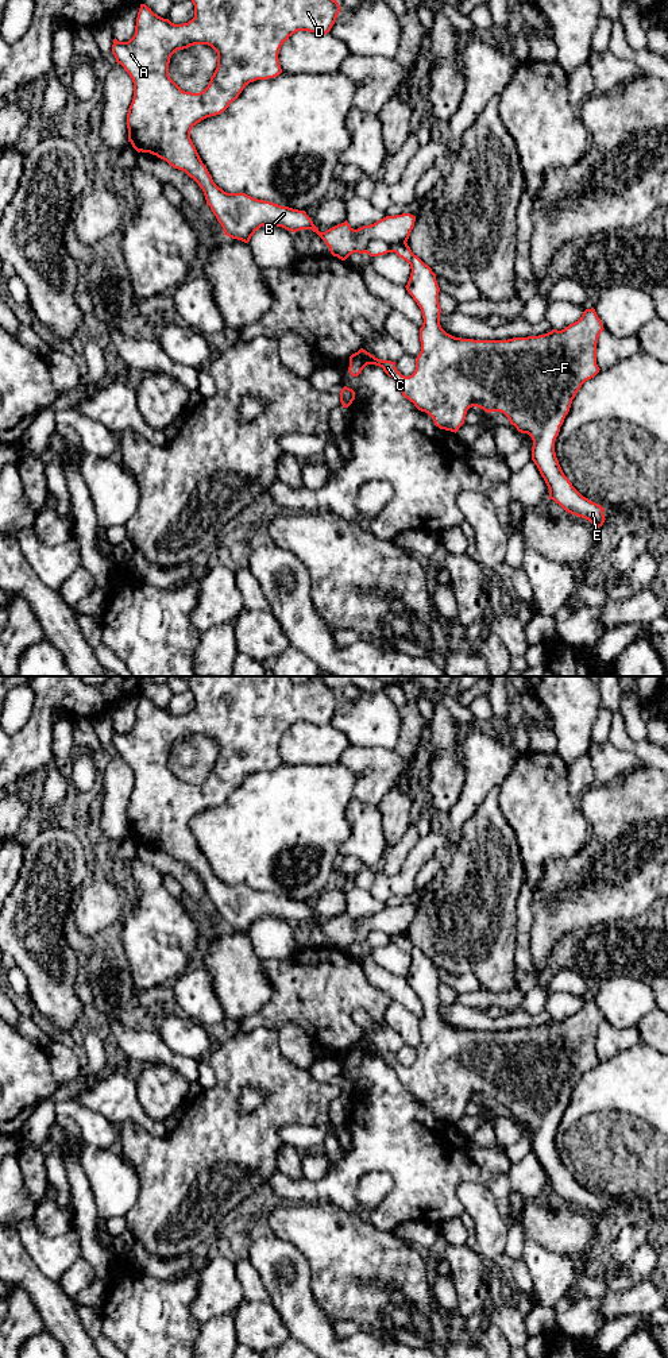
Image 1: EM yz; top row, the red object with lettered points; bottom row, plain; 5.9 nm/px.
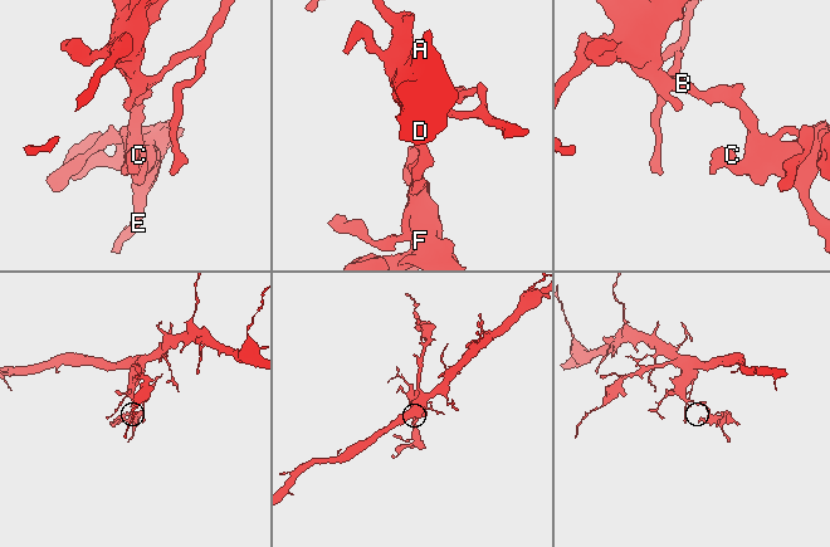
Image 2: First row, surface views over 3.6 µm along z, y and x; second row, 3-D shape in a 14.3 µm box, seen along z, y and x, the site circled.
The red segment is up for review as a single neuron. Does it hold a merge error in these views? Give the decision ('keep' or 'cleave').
cleave

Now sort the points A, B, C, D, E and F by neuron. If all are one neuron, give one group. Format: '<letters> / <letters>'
A B D / C E F

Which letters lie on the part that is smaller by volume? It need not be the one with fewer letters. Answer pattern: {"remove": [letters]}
{"remove": ["C", "E", "F"]}

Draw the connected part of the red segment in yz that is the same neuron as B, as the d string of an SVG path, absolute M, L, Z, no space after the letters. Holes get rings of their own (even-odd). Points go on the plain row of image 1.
M192 676L189 690L194 697L194 709L188 714L174 715L140 695L134 728L128 733L113 730L112 745L134 773L134 790L127 805L128 833L132 838L138 844L157 846L193 869L202 880L206 896L221 915L224 926L232 930L248 934L263 917L277 917L291 923L312 921L325 933L331 945L341 952L354 944L364 945L372 931L406 934L416 913L410 904L386 907L358 921L345 911L320 923L305 902L246 884L227 884L213 873L190 830L190 822L197 814L224 803L250 773L282 764L279 740L293 725L329 724L341 701L339 694L318 679L291 682L289 676ZM194 736L208 736L217 744L217 759L209 776L200 784L182 782L169 767L171 746Z

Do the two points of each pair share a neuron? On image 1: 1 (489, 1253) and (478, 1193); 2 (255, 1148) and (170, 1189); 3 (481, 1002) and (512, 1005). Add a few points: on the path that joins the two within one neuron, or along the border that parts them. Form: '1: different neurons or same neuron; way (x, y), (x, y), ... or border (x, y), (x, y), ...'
1: same neuron; way (489, 1238), (489, 1222), (482, 1208)
2: same neuron; way (234, 1153), (216, 1156), (200, 1169), (189, 1173)
3: same neuron; way (489, 1000), (504, 1000)

